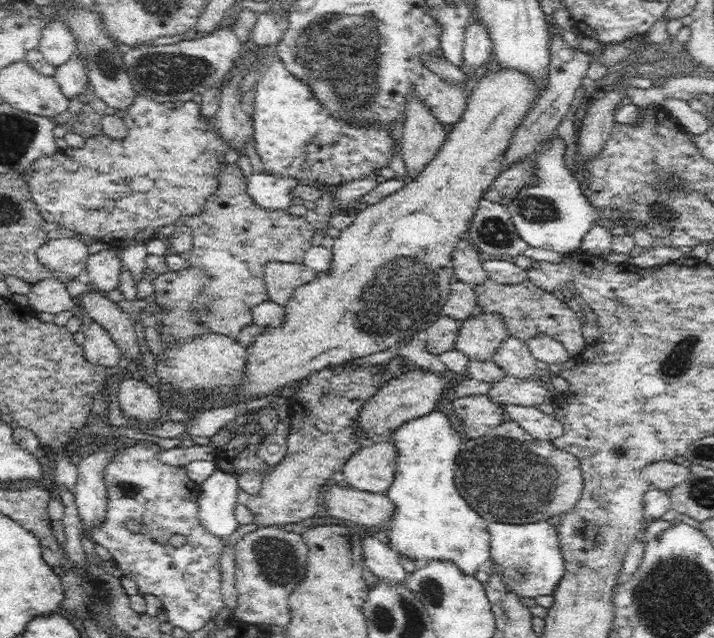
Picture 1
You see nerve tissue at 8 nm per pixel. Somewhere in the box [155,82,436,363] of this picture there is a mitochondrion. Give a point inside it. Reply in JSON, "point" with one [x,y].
{"point":[195,317]}

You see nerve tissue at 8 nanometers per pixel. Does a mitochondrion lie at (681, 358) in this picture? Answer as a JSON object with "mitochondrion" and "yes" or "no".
{"mitochondrion":"yes"}

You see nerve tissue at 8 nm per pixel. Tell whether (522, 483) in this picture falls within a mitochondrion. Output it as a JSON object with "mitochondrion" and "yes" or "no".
{"mitochondrion":"yes"}

